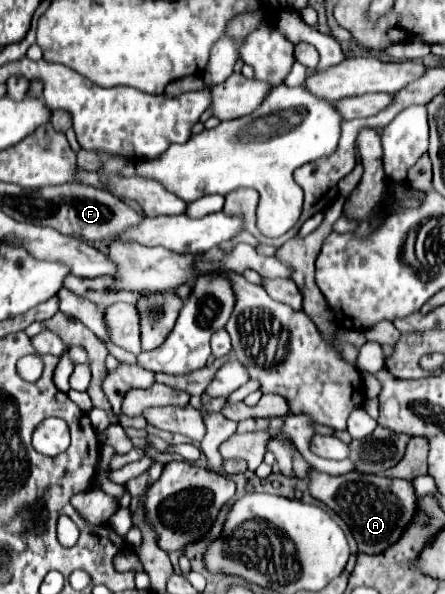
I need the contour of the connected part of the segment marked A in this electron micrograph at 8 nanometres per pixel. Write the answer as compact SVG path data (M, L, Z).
M313 470L309 490L313 498L327 504L349 526L359 554L385 552L389 544L395 544L399 540L401 532L405 532L405 524L409 524L409 520L413 520L413 512L417 512L417 494L413 492L411 480L359 472L331 476Z

